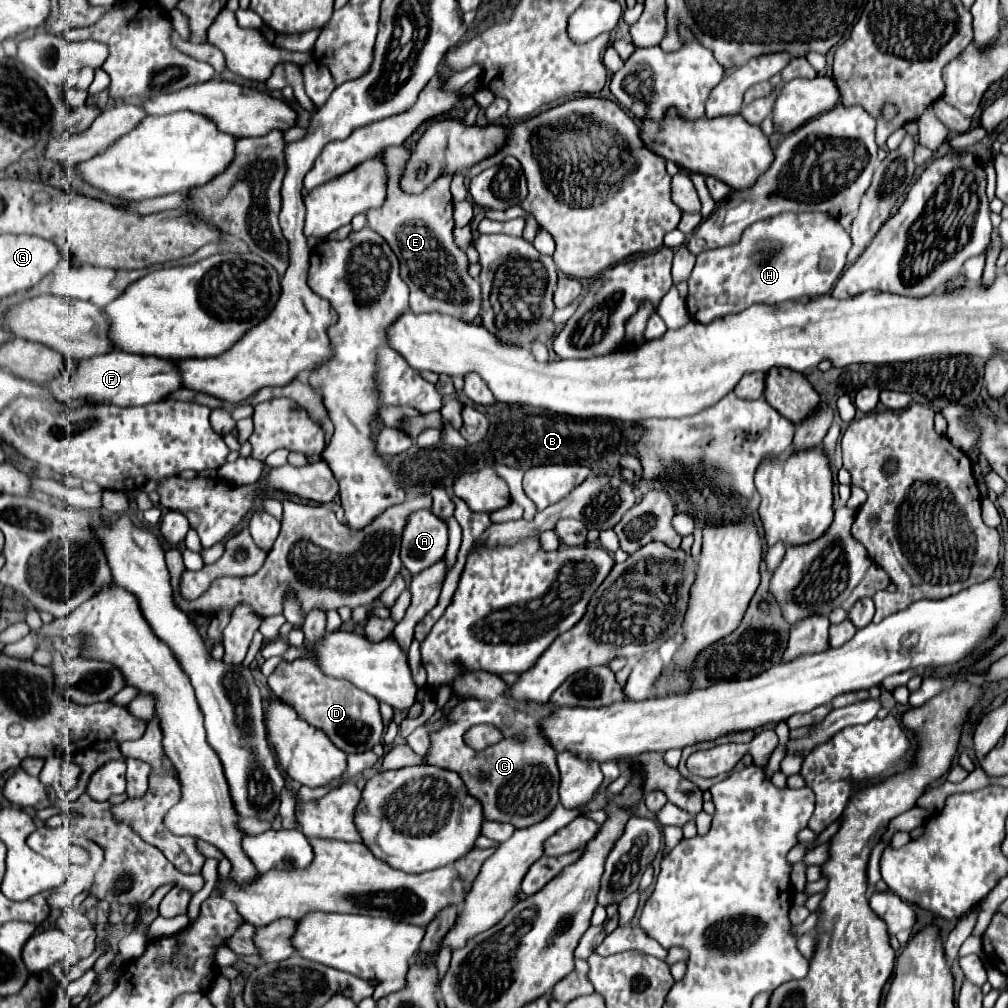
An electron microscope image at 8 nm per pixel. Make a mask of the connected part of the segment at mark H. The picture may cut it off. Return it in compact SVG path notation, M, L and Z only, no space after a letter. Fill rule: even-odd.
M782 213L758 223L752 223L744 229L740 241L736 245L704 251L696 257L696 265L692 275L688 277L690 293L686 297L688 311L692 319L700 323L714 321L716 317L724 317L728 313L740 313L754 303L770 303L778 305L782 301L792 301L800 297L818 297L830 293L832 285L840 277L846 255L850 249L850 235L844 231L836 217L828 213Z

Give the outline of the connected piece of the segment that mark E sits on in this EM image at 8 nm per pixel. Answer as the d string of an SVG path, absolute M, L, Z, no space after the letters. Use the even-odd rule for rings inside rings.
M388 147L380 159L386 165L386 201L378 209L368 209L368 227L382 235L396 257L400 259L400 273L410 287L412 313L448 313L462 321L474 321L480 315L480 283L466 271L468 259L462 249L456 247L452 229L452 195L450 175L438 177L432 187L420 195L404 195L400 189L400 169L408 161L406 147Z

